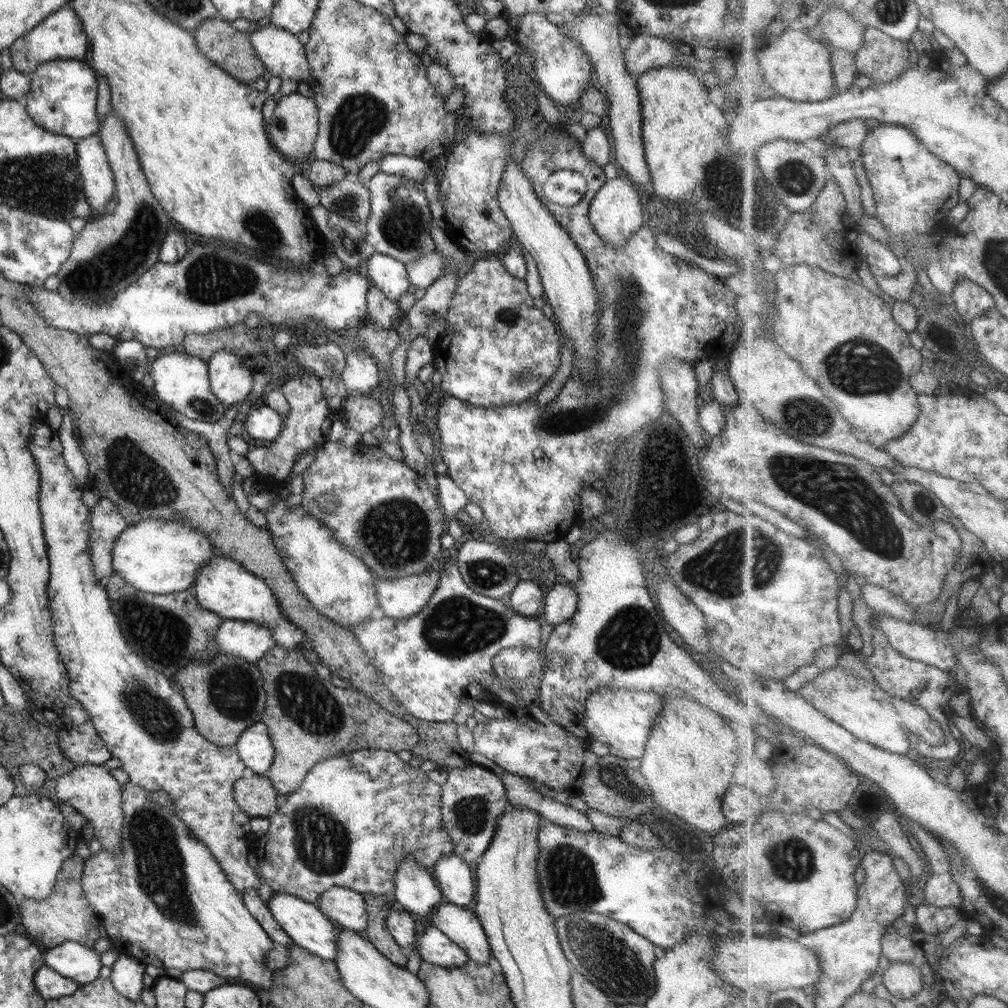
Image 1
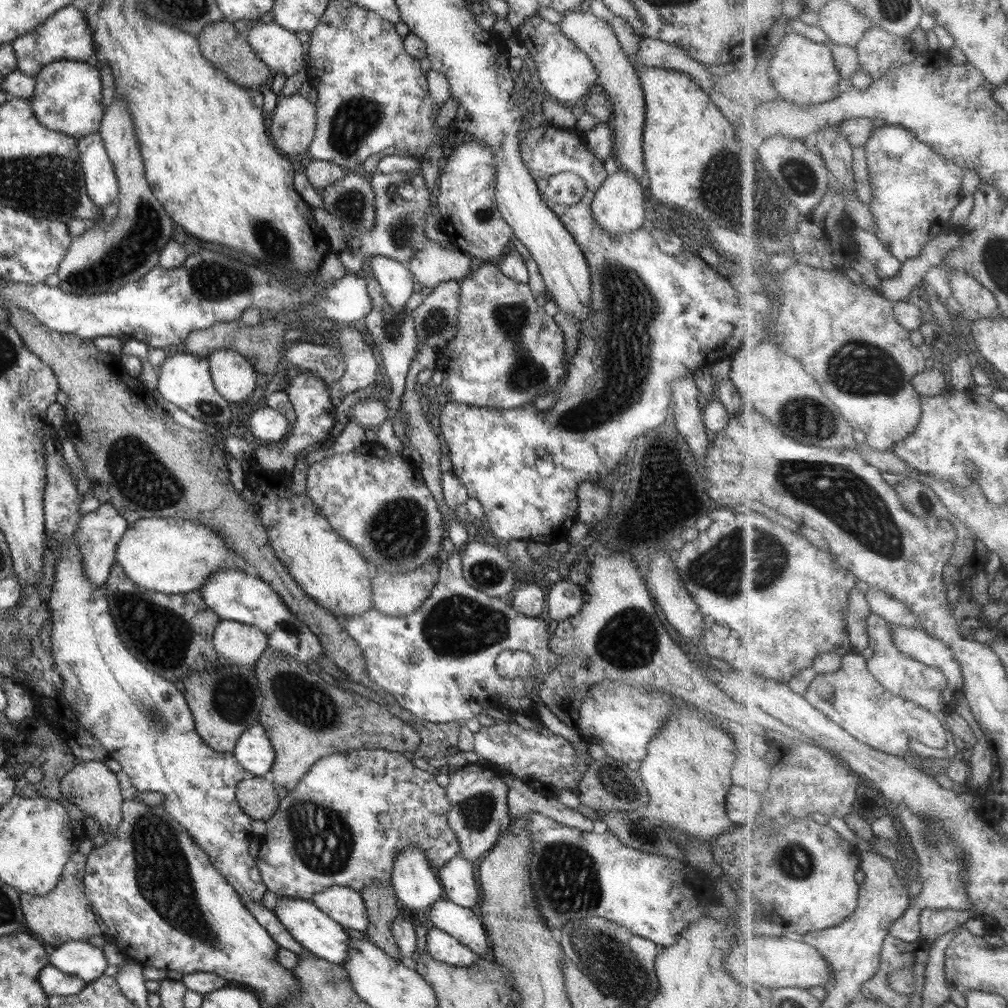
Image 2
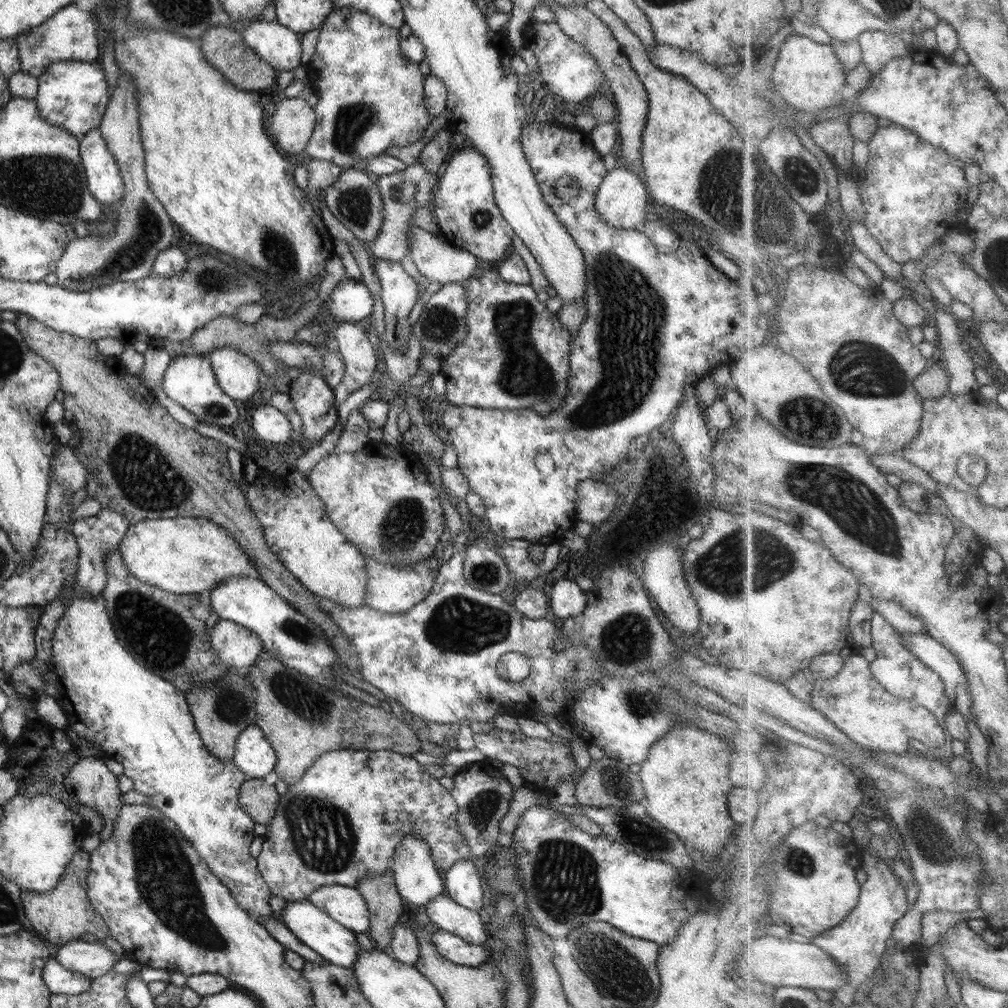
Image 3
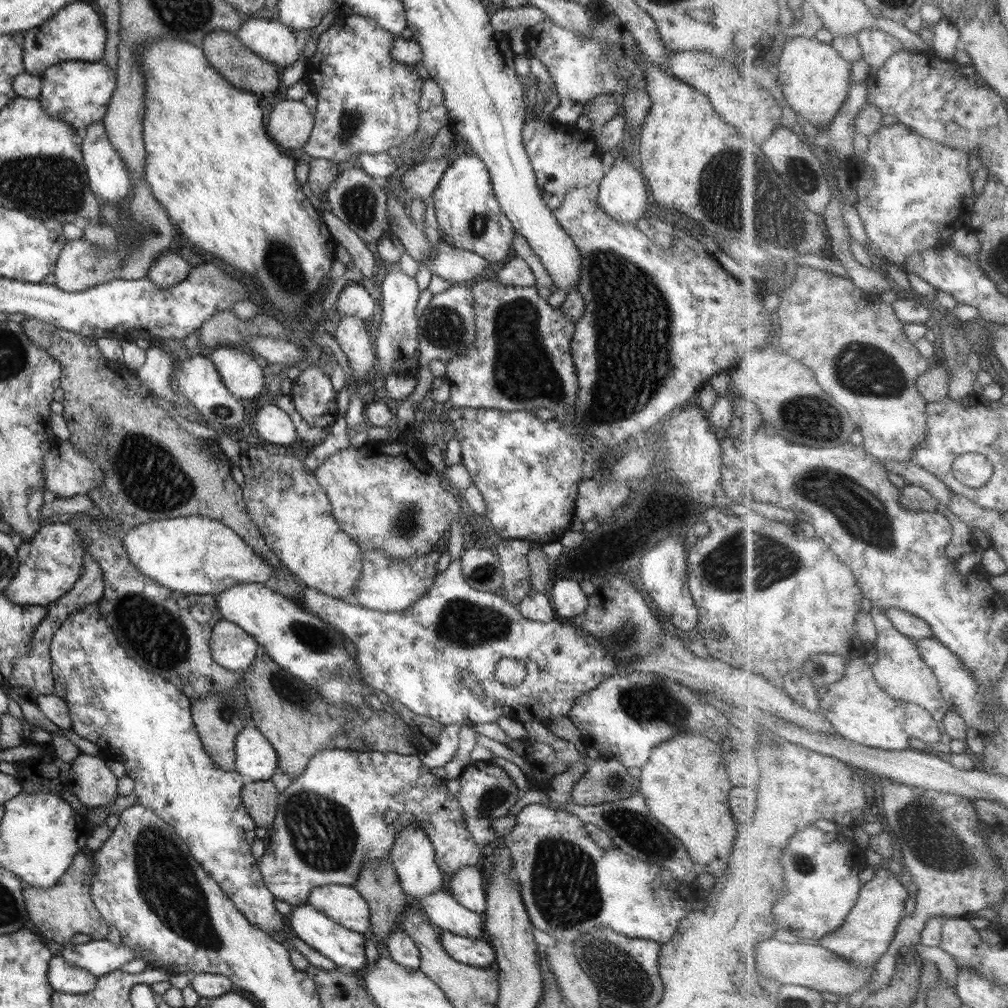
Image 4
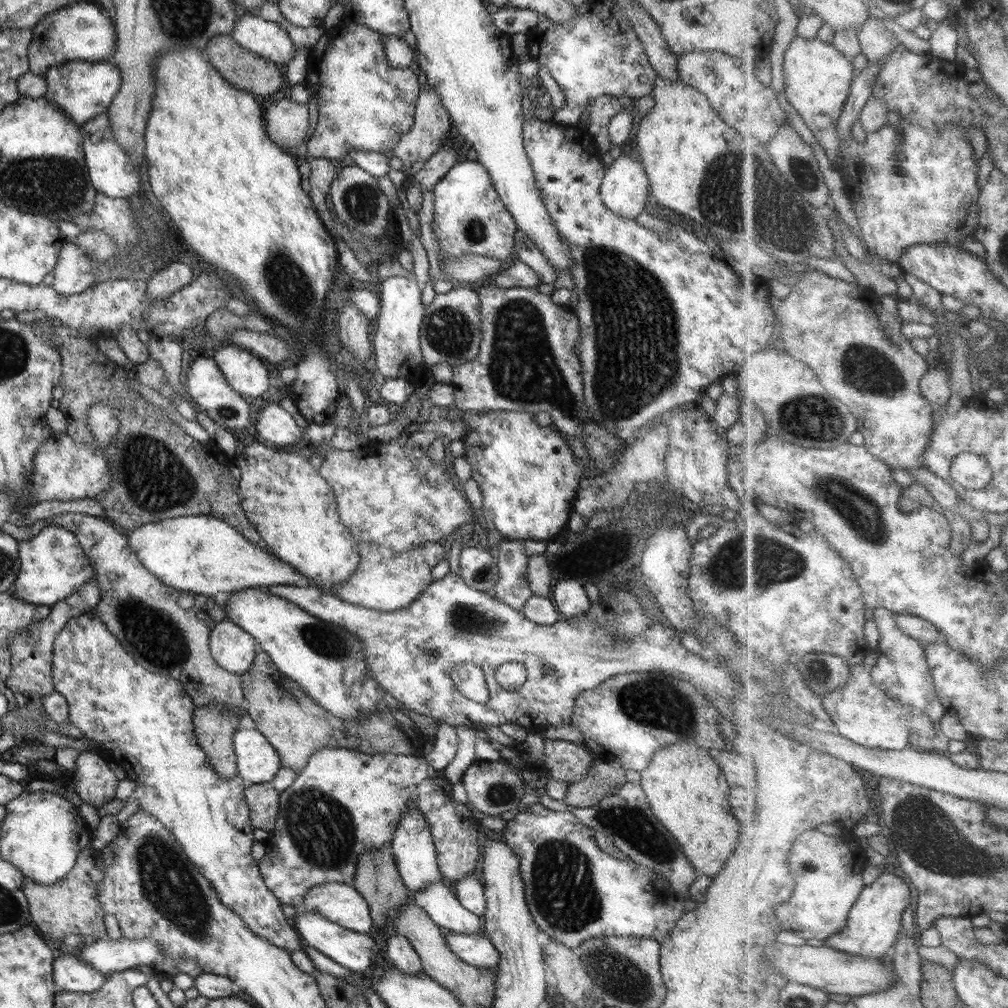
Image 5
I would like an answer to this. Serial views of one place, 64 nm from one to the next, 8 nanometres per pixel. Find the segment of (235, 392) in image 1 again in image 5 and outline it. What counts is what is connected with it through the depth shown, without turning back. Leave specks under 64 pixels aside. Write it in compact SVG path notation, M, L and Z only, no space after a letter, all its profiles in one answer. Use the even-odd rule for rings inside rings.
M232 345L220 348L213 359L238 395L260 396L268 390L270 365L259 356Z

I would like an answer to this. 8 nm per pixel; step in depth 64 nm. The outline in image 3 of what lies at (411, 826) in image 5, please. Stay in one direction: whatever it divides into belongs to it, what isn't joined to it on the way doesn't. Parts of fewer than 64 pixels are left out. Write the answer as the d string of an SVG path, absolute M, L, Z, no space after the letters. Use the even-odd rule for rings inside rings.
M409 834L399 846L396 847L394 856L390 860L390 869L396 881L396 889L402 897L402 900L408 906L417 909L424 907L431 900L440 896L444 892L443 872L436 868L431 850L428 844L421 838Z

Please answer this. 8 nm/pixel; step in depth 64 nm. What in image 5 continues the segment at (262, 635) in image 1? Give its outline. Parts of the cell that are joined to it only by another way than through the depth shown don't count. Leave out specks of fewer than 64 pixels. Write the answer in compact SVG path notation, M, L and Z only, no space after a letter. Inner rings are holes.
M228 619L217 622L209 634L212 658L224 670L242 674L252 666L256 648L255 638Z

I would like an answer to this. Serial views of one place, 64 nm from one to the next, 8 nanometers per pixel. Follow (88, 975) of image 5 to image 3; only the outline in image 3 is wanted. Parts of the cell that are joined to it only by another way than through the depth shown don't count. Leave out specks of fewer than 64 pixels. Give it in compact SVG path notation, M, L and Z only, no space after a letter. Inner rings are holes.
M49 958L42 971L44 984L51 994L78 995L92 986L93 980L79 972L66 970L55 958Z

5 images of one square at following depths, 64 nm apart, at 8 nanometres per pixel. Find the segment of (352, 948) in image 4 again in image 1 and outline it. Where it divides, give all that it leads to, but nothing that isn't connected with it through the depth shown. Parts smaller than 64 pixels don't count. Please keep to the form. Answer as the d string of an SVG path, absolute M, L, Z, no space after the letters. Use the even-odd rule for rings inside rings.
M274 893L267 904L269 912L290 937L293 944L301 946L324 960L334 960L337 953L337 928L322 915L320 908L311 902L286 893Z

